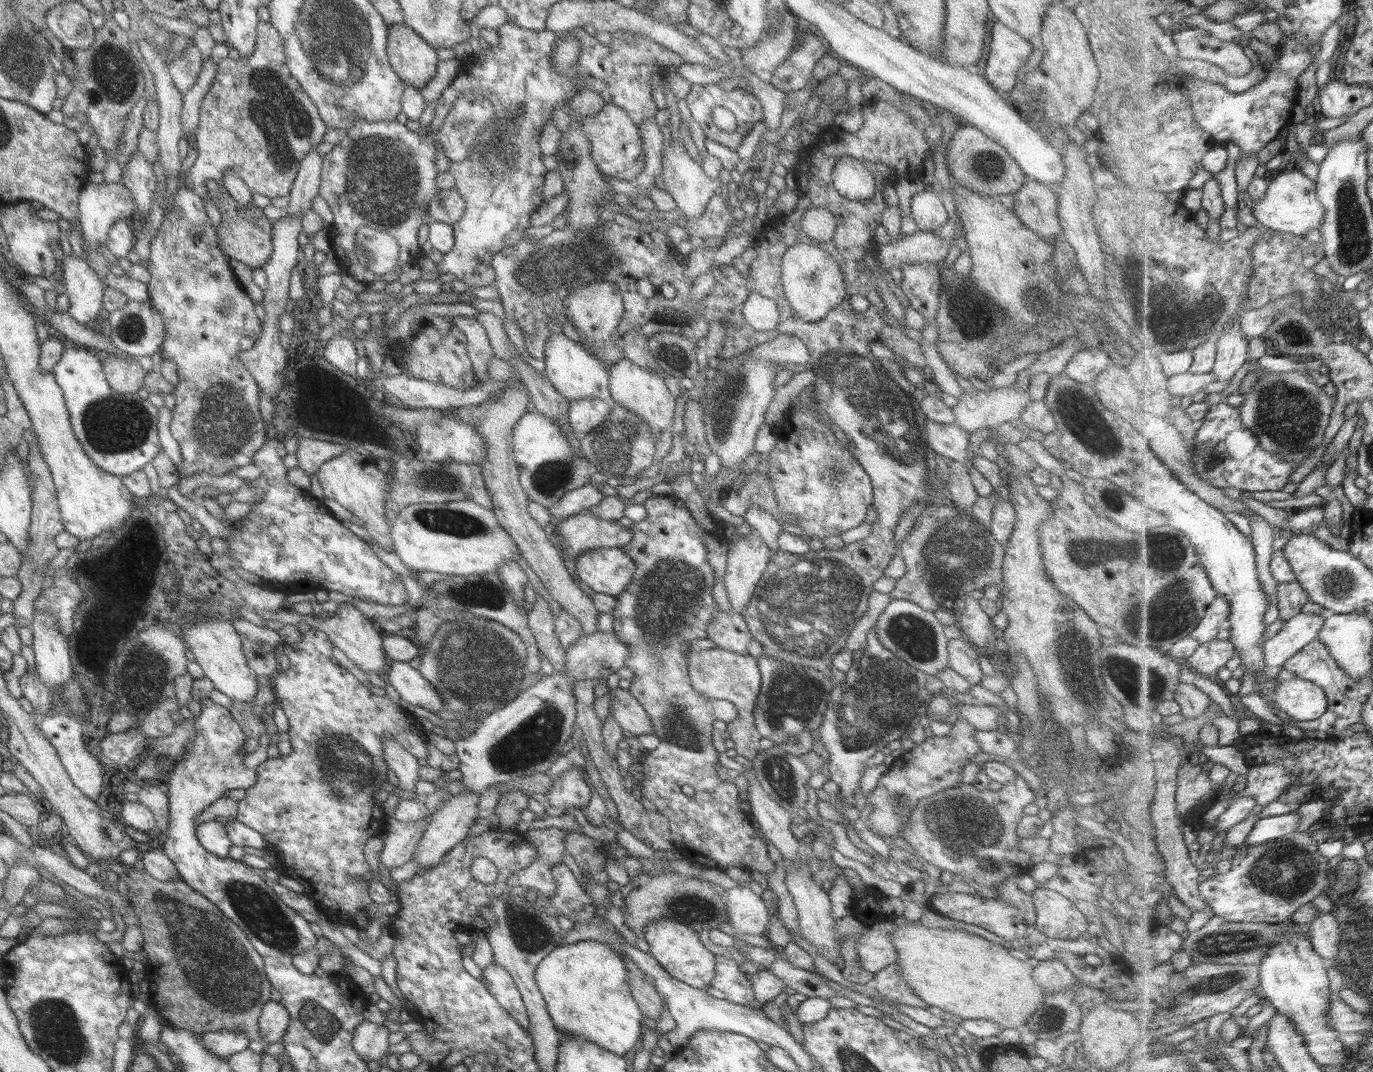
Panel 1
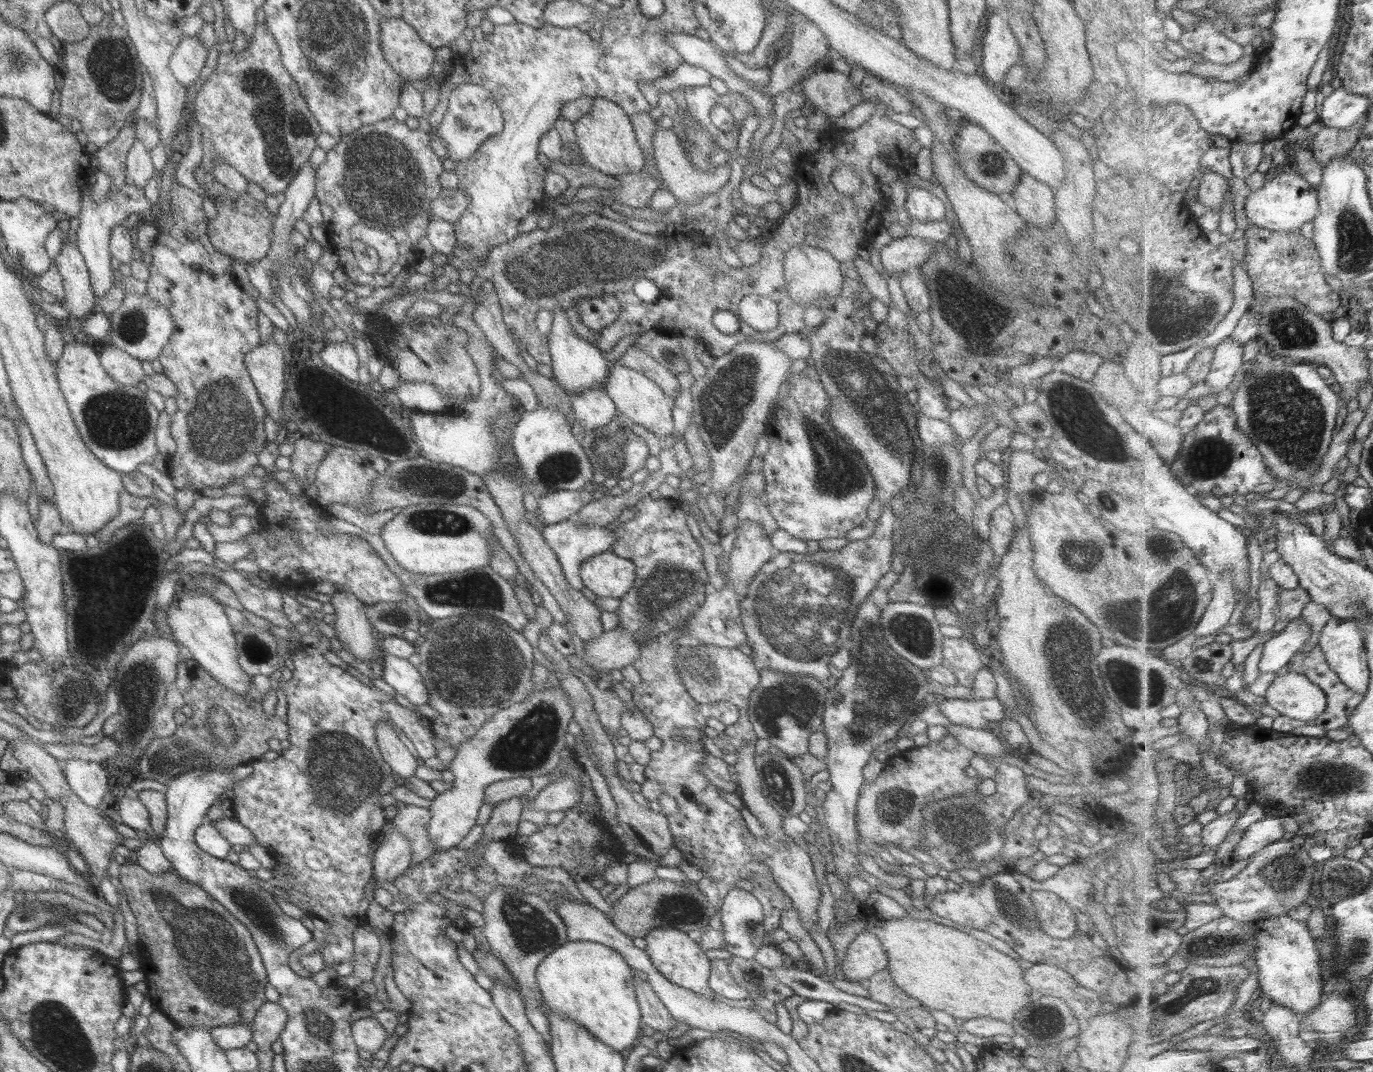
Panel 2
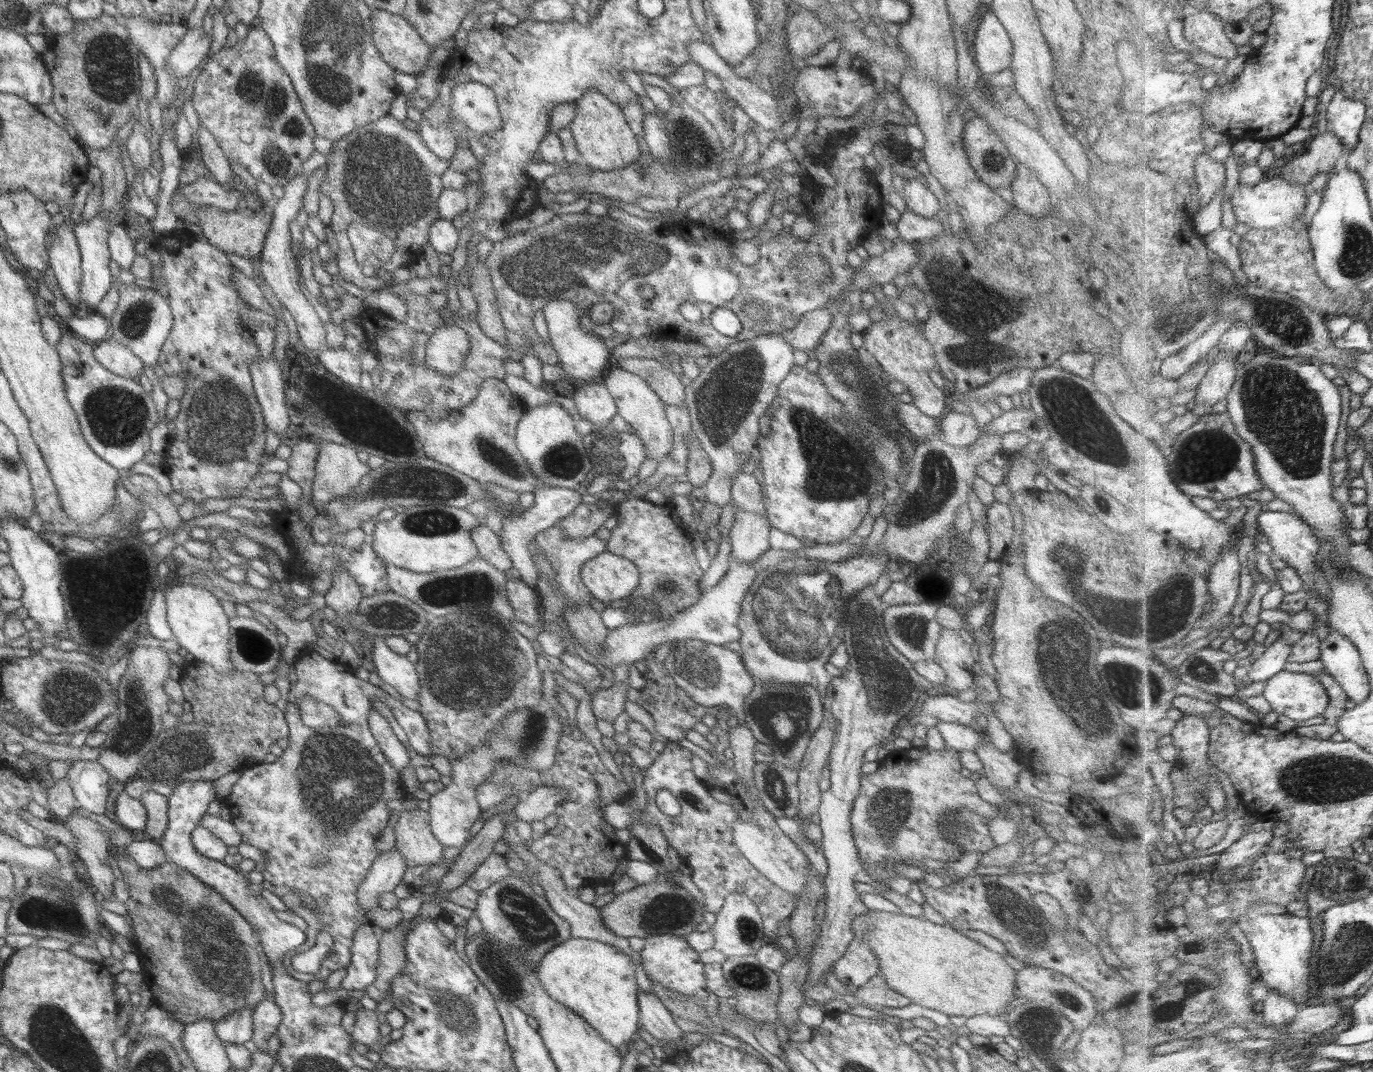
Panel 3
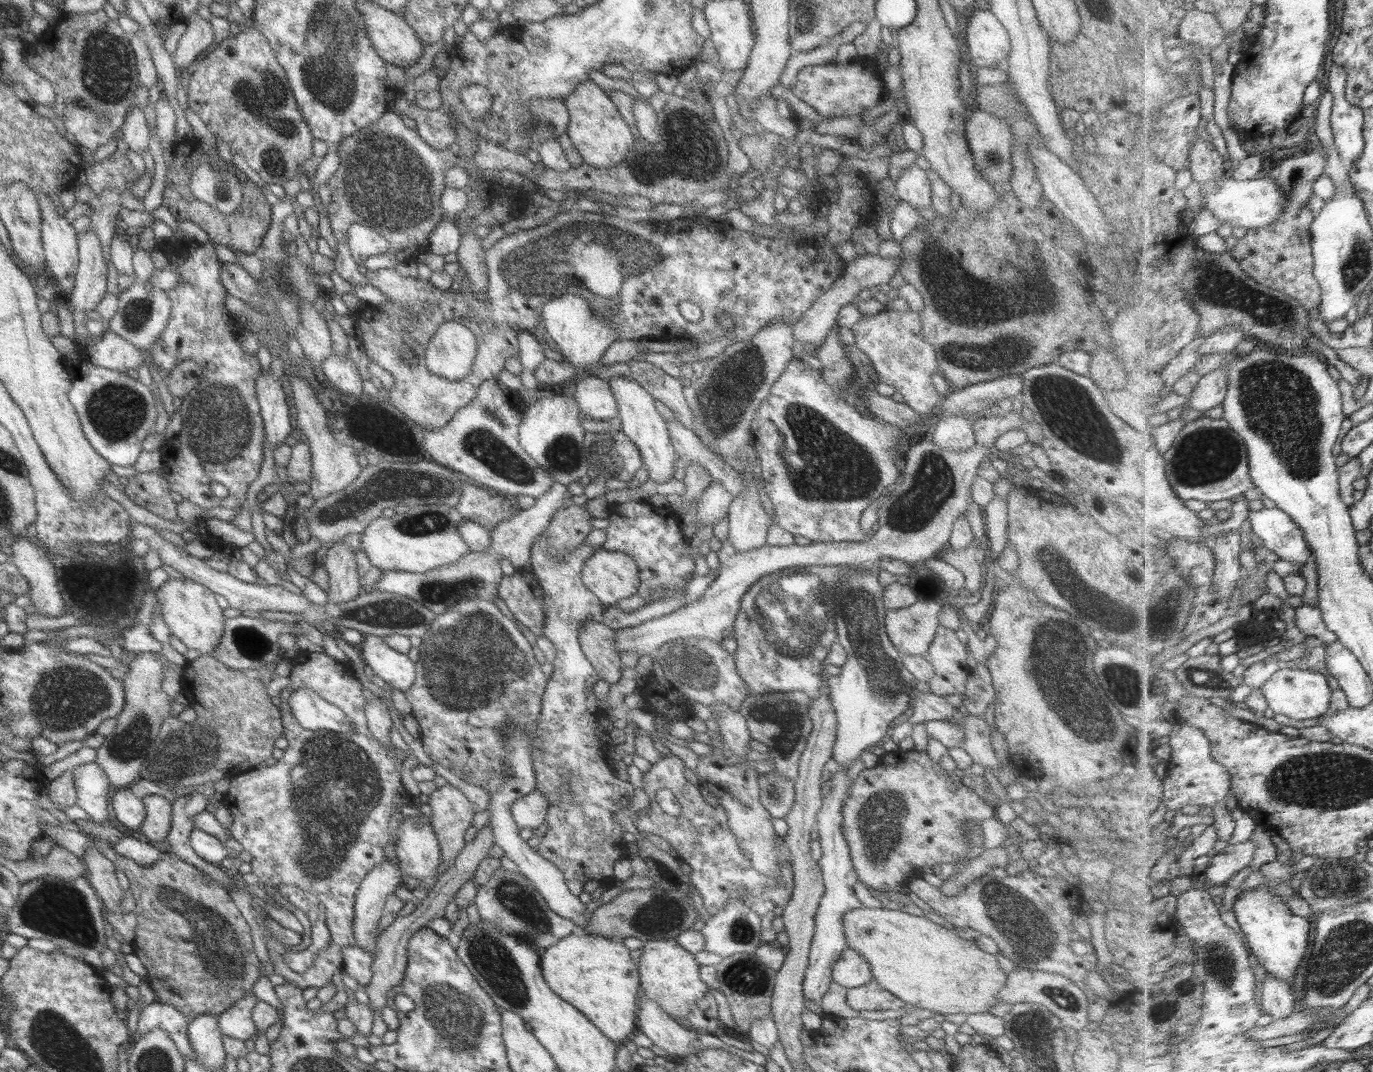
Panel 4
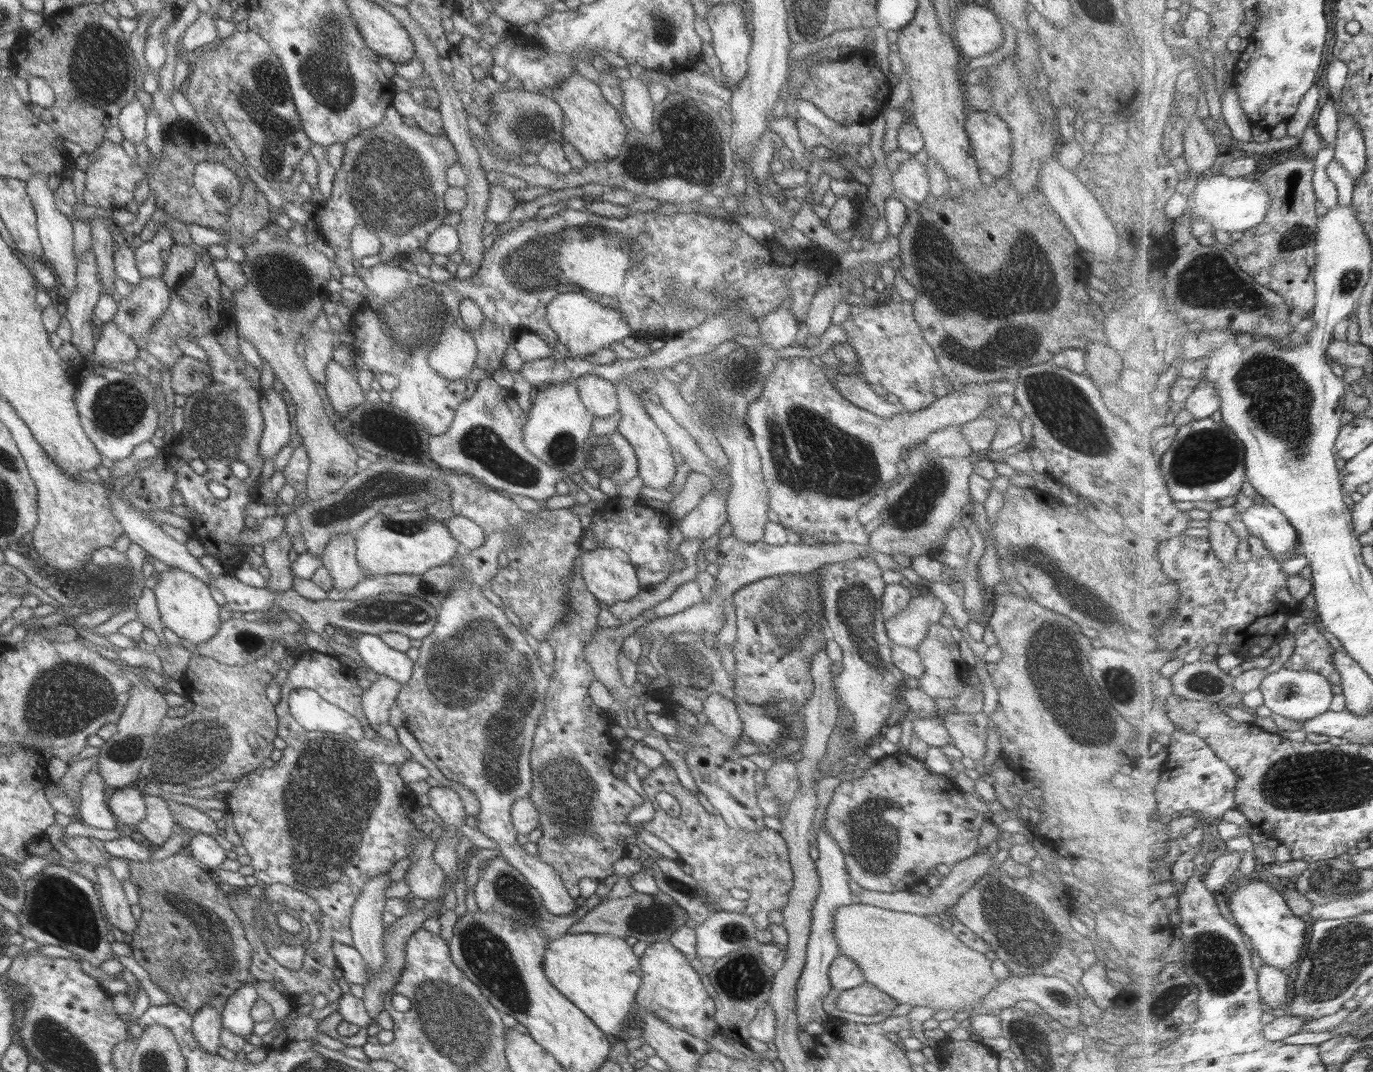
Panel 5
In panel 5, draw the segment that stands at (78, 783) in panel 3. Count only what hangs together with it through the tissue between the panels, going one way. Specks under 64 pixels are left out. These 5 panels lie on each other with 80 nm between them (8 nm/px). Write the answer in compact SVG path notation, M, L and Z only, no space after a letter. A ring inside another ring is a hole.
M96 770L84 774L78 790L78 816L83 825L103 830L115 828L113 815L106 804L108 792L106 784Z

